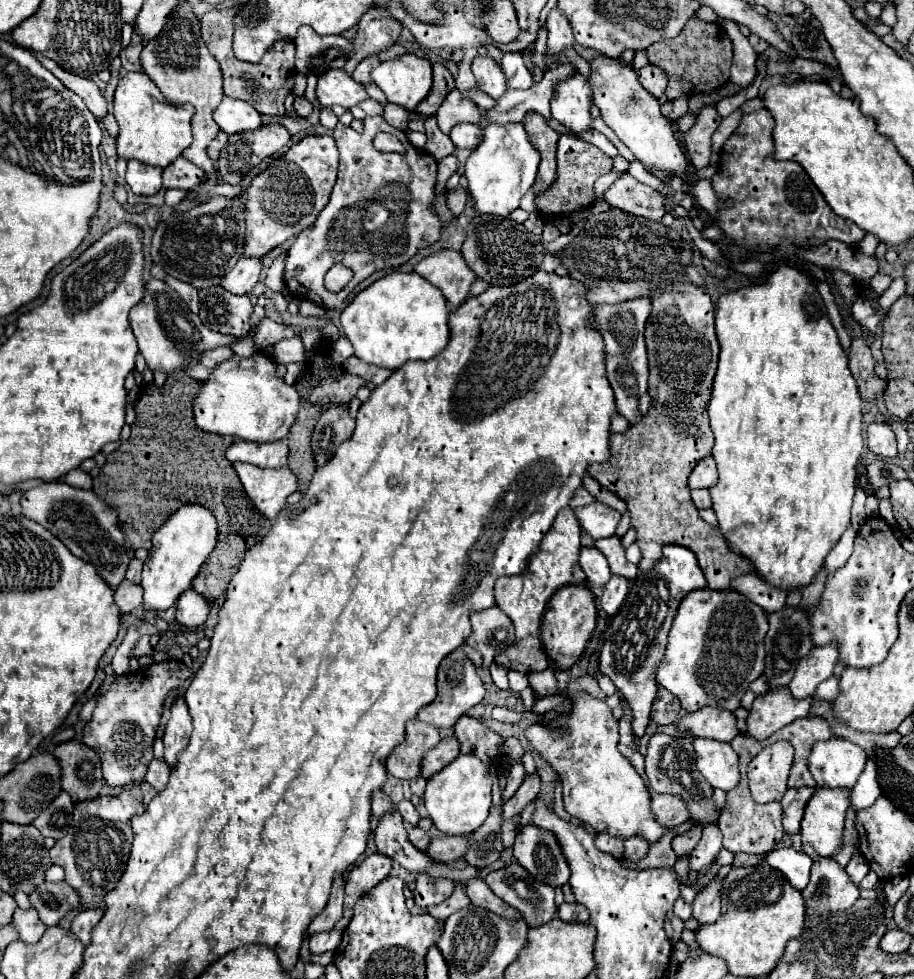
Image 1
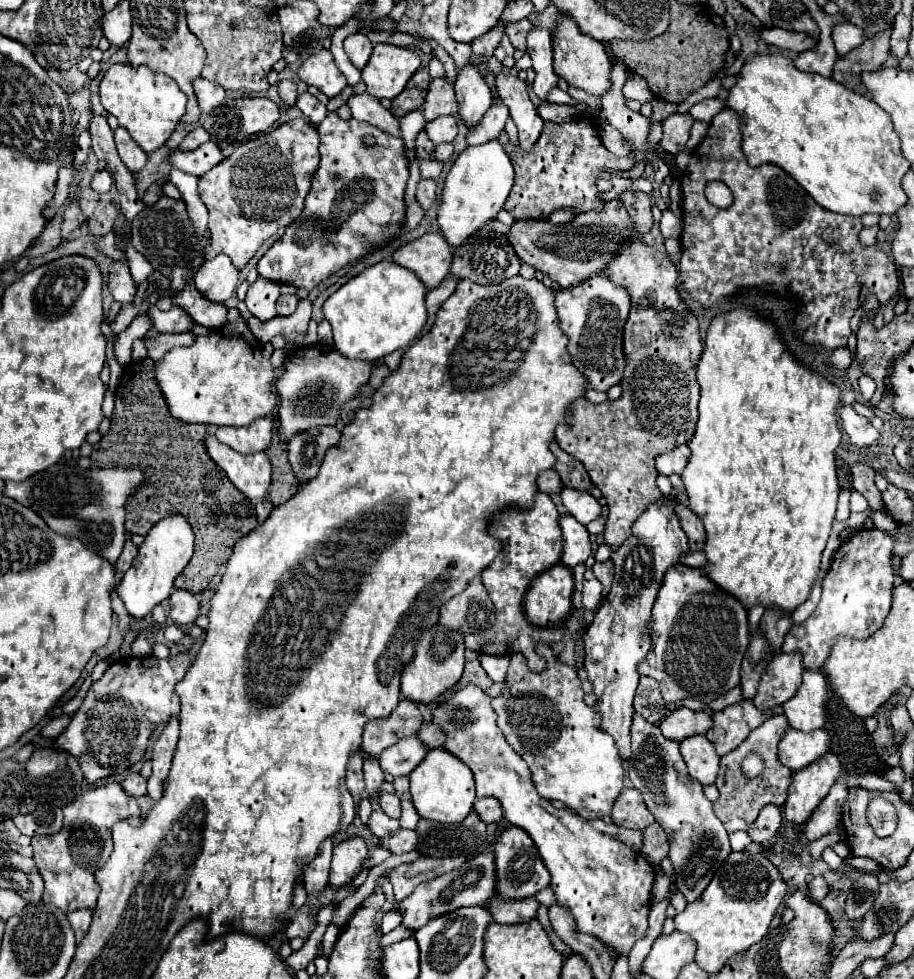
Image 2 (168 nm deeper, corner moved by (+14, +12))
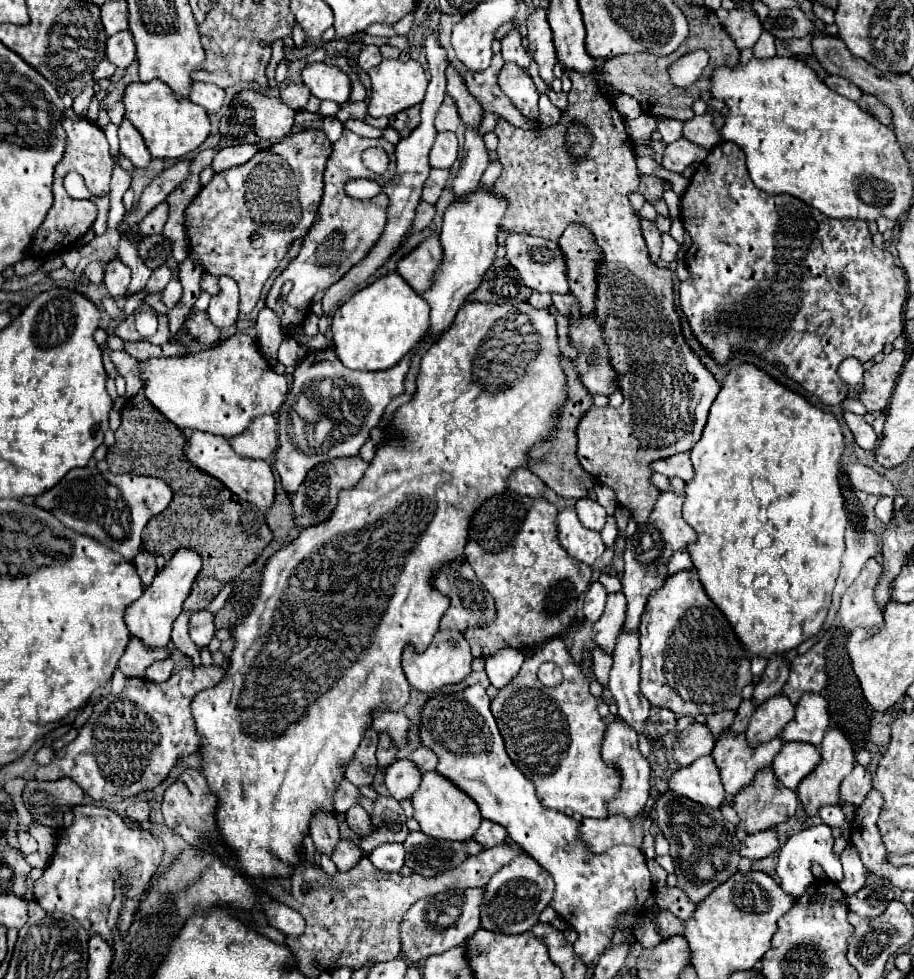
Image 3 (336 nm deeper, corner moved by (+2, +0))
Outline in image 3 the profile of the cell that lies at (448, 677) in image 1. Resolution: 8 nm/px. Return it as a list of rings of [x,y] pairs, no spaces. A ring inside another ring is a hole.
[[[440,630],[434,636],[434,644],[430,644],[426,652],[416,654],[416,652],[406,650],[402,666],[404,666],[406,680],[410,682],[412,688],[416,688],[418,692],[424,692],[424,694],[432,694],[444,686],[462,682],[472,672],[470,644],[466,642],[464,634],[458,630]]]

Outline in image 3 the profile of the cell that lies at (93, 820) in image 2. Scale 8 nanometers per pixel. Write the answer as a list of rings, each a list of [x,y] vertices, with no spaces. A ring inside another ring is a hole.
[[[78,806],[72,812],[74,824],[60,832],[50,866],[36,880],[34,894],[46,912],[72,914],[88,930],[88,934],[100,934],[112,946],[114,934],[106,924],[106,916],[115,897],[116,879],[128,886],[128,902],[120,916],[120,928],[128,928],[146,884],[162,862],[164,842],[138,824],[126,822],[110,808]]]

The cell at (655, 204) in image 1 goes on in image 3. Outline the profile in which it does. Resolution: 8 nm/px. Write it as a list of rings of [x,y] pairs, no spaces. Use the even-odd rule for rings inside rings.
[[[640,218],[640,226],[642,226],[642,236],[644,236],[646,244],[648,244],[650,258],[652,258],[652,262],[658,262],[660,260],[660,248],[662,248],[660,230],[658,230],[654,220],[646,220],[646,218]]]

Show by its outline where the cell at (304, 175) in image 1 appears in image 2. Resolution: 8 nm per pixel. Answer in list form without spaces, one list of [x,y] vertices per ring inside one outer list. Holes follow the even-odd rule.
[[[296,118],[244,142],[226,160],[198,178],[198,194],[210,214],[206,260],[226,254],[234,268],[242,270],[272,234],[300,216],[318,168],[318,144],[316,126],[306,118]]]

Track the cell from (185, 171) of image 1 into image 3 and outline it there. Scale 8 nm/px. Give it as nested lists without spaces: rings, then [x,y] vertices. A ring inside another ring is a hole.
[[[242,144],[242,146],[232,146],[232,148],[224,148],[220,152],[216,152],[214,160],[212,160],[212,170],[214,172],[224,172],[228,168],[246,164],[260,148],[254,144]]]

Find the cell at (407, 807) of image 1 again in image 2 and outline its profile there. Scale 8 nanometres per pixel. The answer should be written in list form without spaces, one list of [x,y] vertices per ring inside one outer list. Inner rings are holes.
[[[380,794],[378,796],[380,808],[390,818],[400,818],[400,800],[396,794]]]

